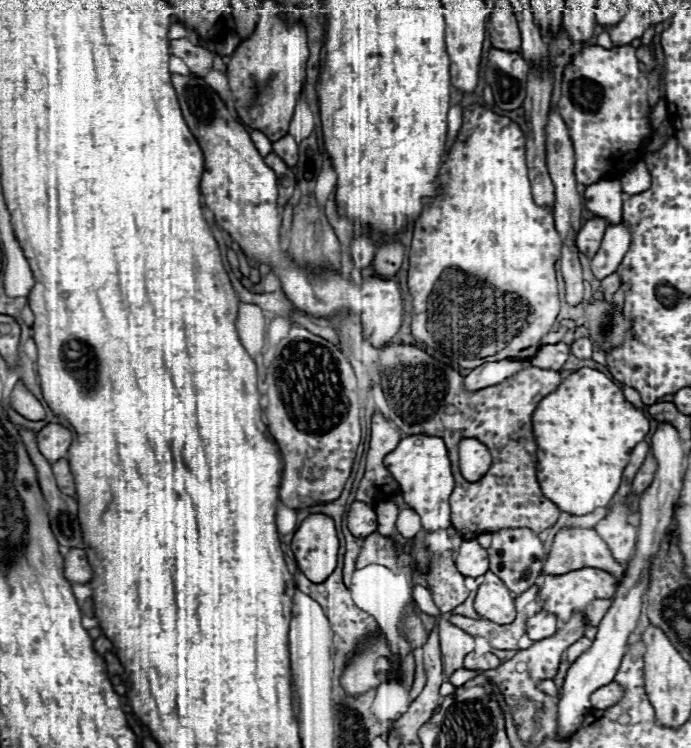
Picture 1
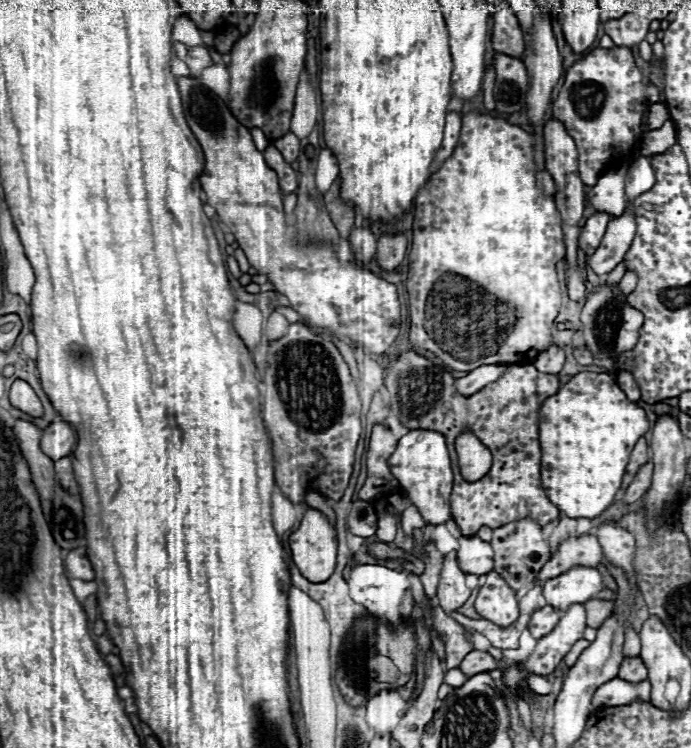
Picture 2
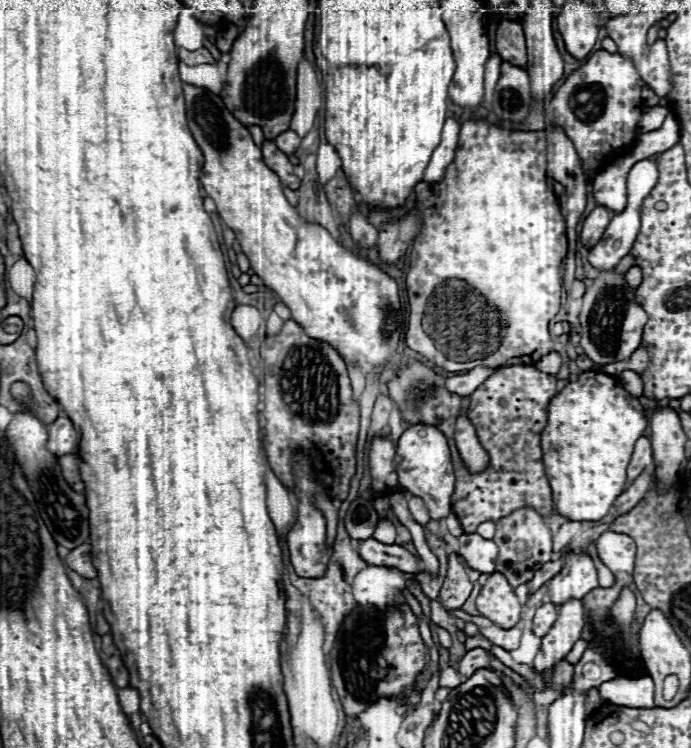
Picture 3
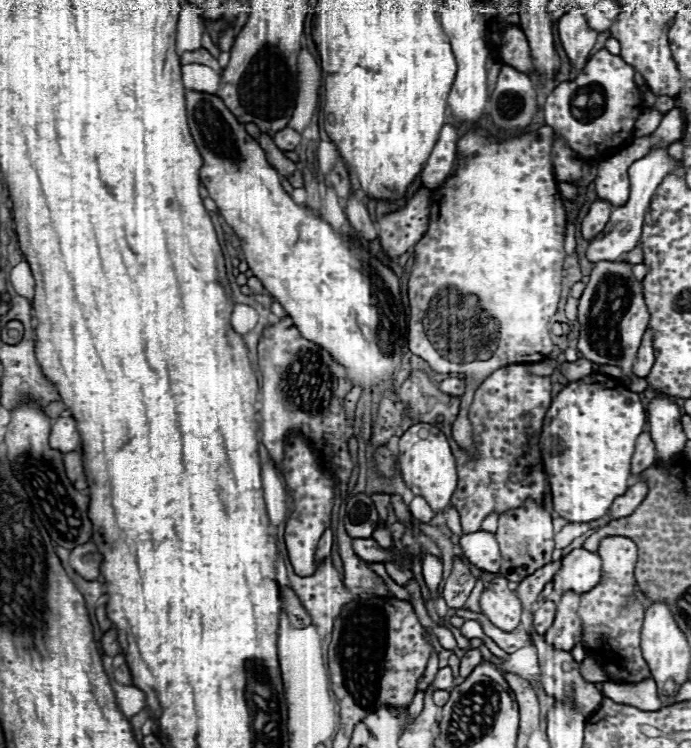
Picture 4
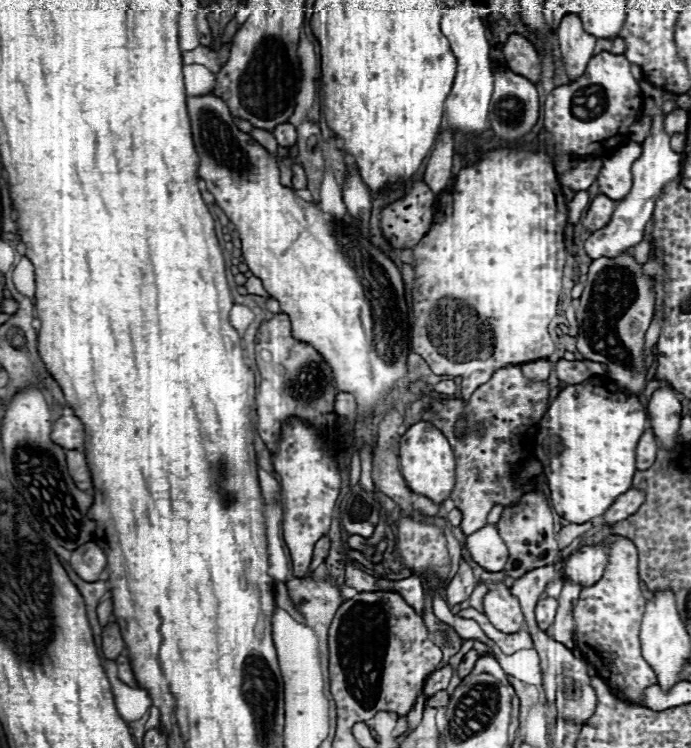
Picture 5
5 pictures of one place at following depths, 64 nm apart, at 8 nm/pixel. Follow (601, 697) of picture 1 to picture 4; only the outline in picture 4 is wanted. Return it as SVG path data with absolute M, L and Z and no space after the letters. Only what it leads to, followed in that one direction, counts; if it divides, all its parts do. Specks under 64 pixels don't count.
M652 678L642 680L642 682L604 682L602 684L602 692L606 698L618 702L618 704L626 704L626 706L634 706L640 710L660 710L664 704L658 700L656 694L656 684Z

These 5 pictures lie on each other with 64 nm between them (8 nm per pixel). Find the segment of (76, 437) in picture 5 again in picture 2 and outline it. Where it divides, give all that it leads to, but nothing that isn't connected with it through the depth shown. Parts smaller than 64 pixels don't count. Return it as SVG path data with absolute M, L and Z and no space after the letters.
M56 420L48 428L42 430L40 448L54 462L60 460L60 458L64 458L64 456L70 456L74 444L76 444L76 434L70 428L70 424L66 424L62 420Z

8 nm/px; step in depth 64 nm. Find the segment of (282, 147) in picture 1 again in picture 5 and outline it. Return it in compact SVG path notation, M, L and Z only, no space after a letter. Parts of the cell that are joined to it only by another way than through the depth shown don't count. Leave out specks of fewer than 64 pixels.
M282 124L282 126L276 126L274 128L274 136L276 136L276 140L278 140L278 144L280 146L294 146L296 144L296 140L298 140L298 136L296 136L296 128L292 126L292 124Z

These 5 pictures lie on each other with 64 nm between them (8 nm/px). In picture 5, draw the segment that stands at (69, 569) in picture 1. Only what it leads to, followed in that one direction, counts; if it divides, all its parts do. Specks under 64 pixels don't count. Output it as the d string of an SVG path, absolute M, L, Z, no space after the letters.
M86 542L84 546L80 546L78 550L72 552L70 558L70 566L72 570L86 582L96 582L106 566L106 556L104 552L94 544L94 542Z

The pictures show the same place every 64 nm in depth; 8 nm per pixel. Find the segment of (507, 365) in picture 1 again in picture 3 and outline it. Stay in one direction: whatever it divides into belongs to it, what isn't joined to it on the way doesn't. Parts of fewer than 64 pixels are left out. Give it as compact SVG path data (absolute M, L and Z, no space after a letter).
M474 368L470 370L468 374L462 374L462 376L452 376L446 380L446 388L454 394L460 394L460 396L470 396L482 382L486 382L486 378L490 378L490 374L494 374L496 368Z

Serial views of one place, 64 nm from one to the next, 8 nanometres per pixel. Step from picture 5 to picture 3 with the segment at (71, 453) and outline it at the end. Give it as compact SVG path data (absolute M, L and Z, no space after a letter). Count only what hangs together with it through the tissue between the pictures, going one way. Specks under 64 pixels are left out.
M76 454L60 456L60 458L58 458L58 466L60 466L62 476L66 478L68 486L70 486L74 492L84 492L84 484L82 484L80 474L78 474L78 456L76 456Z

